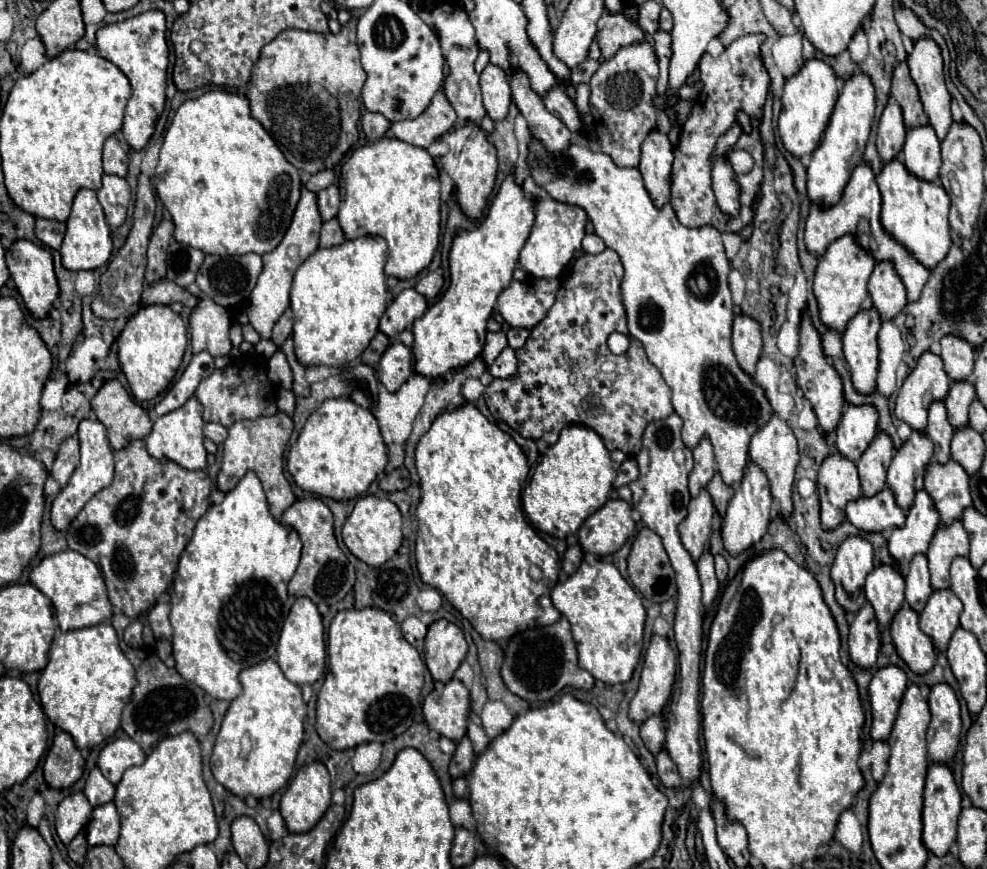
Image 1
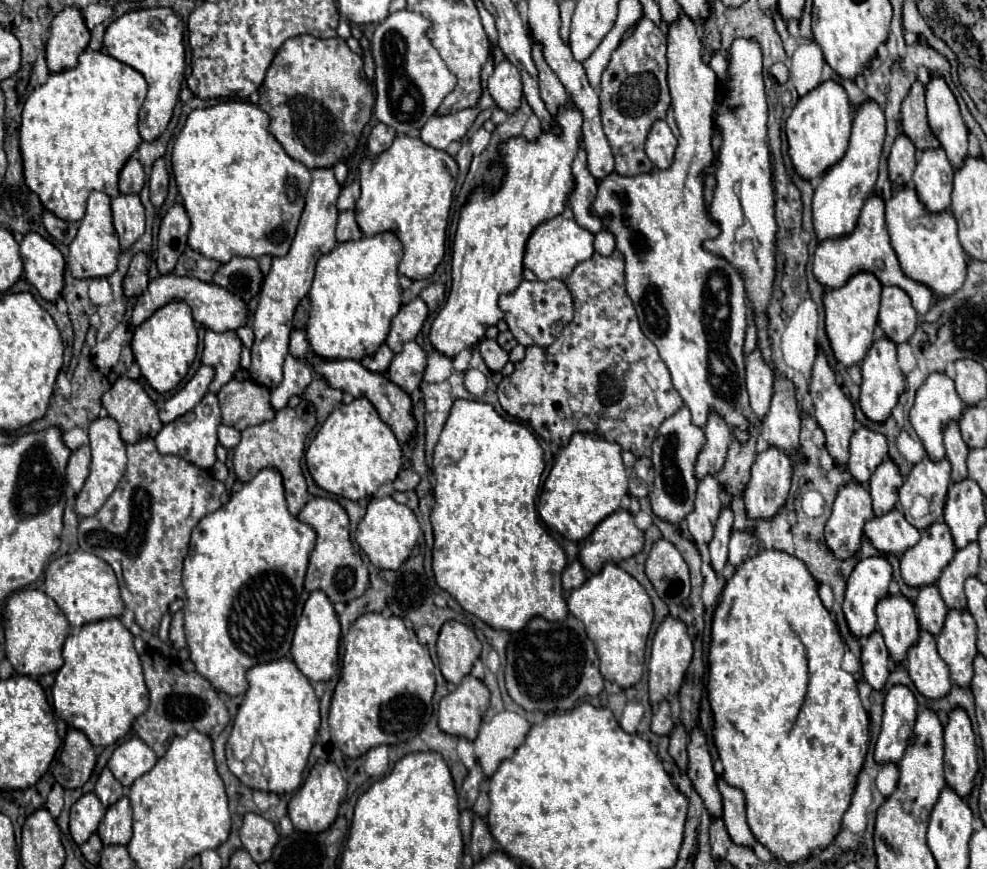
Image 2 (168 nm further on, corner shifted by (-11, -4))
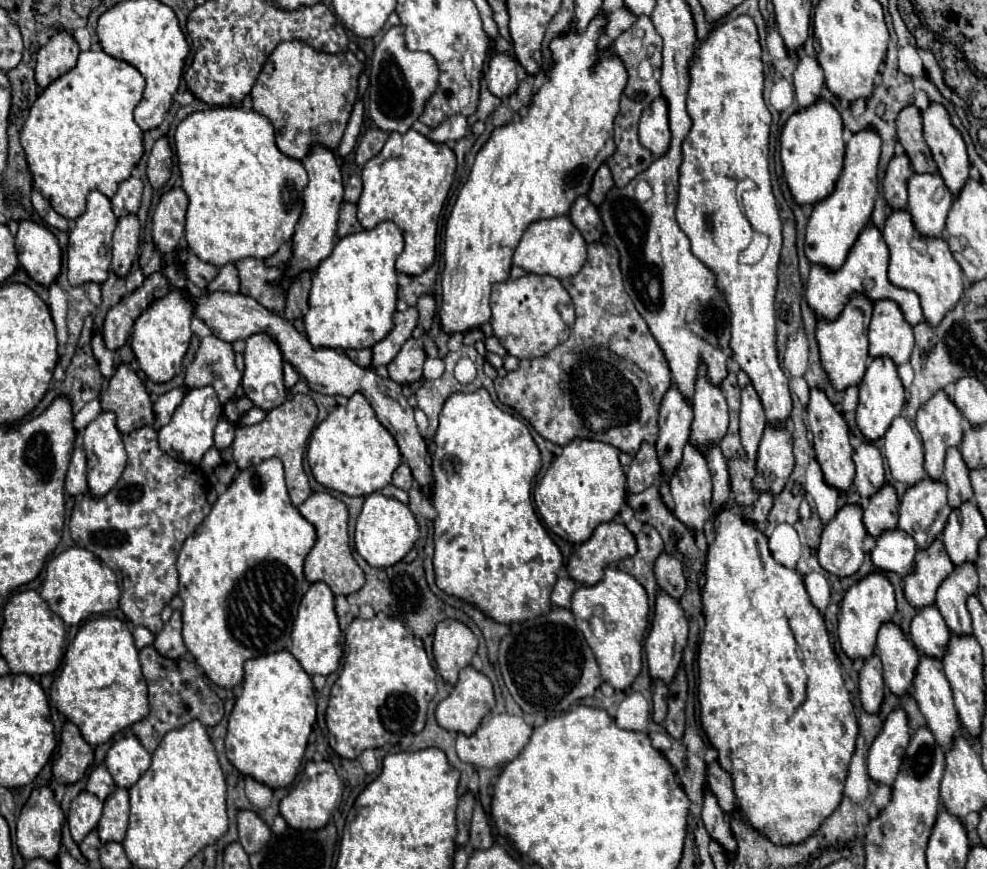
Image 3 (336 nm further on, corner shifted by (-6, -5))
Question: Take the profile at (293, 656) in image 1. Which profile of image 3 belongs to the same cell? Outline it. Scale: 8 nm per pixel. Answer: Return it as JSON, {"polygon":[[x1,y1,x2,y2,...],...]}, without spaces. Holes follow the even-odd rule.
{"polygon":[[322,581,314,583,300,601,298,617,292,627,292,649,290,653,296,657,300,667,308,675,330,675,338,669,342,657,342,635,338,627,338,619,334,613,334,595,330,587]]}

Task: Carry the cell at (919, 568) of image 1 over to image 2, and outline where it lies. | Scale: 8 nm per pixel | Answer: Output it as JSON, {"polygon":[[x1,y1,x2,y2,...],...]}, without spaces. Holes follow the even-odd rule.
{"polygon":[[935,584,923,586,919,590,915,608,917,608,917,620,919,620,921,630,925,630,933,636,939,636,939,632,943,630,943,620,945,620,949,608,945,606]]}

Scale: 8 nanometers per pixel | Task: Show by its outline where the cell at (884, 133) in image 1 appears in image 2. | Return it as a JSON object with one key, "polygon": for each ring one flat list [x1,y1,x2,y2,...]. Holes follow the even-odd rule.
{"polygon":[[901,134,901,136,897,136,897,140,891,148,889,180,895,186,909,186,913,170,915,170,915,146,905,134]]}

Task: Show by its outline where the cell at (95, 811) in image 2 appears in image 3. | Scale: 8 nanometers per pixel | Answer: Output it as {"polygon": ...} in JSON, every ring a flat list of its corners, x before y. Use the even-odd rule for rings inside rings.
{"polygon":[[82,791,70,803,70,811,68,811,68,825,72,839,80,843,98,825,100,815,102,815,102,801,98,801,98,797,94,797,92,793]]}

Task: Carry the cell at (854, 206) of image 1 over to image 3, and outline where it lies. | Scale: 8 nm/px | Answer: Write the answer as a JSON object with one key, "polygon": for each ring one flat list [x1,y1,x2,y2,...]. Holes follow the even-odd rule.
{"polygon":[[868,223,862,229,862,233,858,235,856,243,852,245,852,249,850,249,850,253,848,253,848,257,840,269,832,271,820,263,810,265,810,277,806,283,806,301,814,309,816,315,822,315,824,319,836,319,838,313,844,309,846,301,850,299,850,295,854,291,860,291,866,297,872,297,872,301,878,301,878,299,896,301,910,325,920,323,924,319,924,313,920,307,920,297,914,291,892,285,888,281,886,271,888,271,888,247,884,243,882,231,878,227,874,227,872,223]]}

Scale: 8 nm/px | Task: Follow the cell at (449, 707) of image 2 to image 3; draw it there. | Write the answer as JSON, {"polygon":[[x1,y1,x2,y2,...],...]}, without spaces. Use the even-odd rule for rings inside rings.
{"polygon":[[474,667,462,669,454,691,436,707,436,721,450,733,470,735,494,707,492,683]]}

